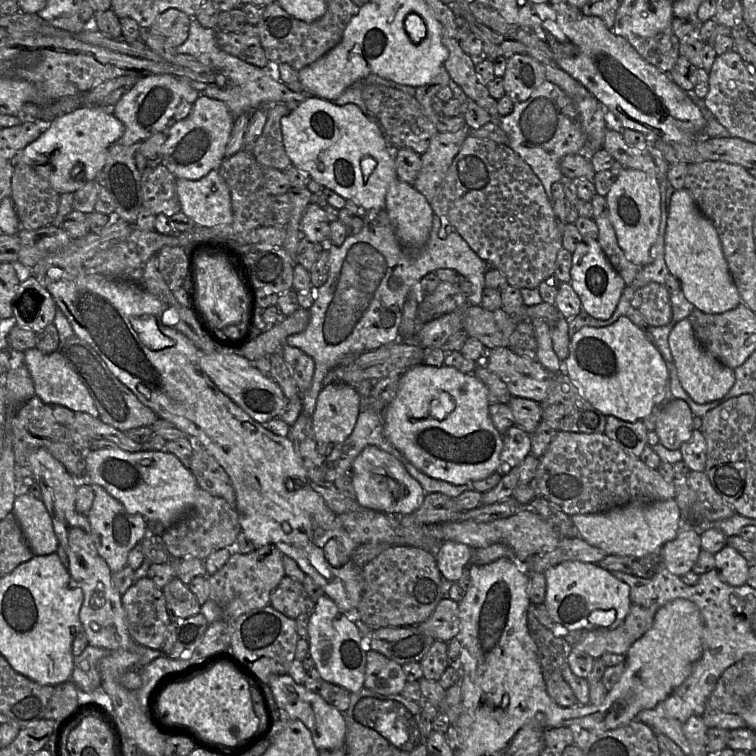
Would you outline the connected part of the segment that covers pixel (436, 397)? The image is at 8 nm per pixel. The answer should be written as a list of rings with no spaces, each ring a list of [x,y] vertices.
[[[425,364],[416,365],[401,376],[397,395],[383,412],[383,432],[389,442],[398,449],[406,459],[415,468],[427,476],[453,485],[471,484],[474,481],[484,479],[492,473],[502,470],[504,467],[500,459],[500,454],[503,448],[503,435],[495,428],[489,415],[489,407],[488,389],[478,378],[474,376],[474,374],[465,374],[454,367],[448,366],[435,367],[427,366]]]

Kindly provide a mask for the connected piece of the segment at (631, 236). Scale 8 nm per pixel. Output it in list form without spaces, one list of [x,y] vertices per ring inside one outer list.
[[[625,168],[616,177],[605,198],[618,244],[625,257],[639,266],[650,264],[651,248],[658,238],[661,218],[661,194],[658,180],[646,172]]]

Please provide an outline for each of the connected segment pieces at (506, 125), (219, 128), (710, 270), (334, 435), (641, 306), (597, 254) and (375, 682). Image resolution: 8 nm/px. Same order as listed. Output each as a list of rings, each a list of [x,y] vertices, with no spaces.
[[[545,80],[526,101],[515,103],[514,109],[509,115],[501,116],[498,119],[498,124],[507,134],[507,145],[532,168],[542,182],[547,197],[553,205],[555,199],[553,198],[552,185],[564,177],[560,170],[561,159],[569,154],[581,154],[586,140],[579,114],[572,100],[557,85]]]
[[[200,94],[189,115],[173,123],[162,147],[162,164],[177,179],[199,180],[211,170],[218,169],[225,159],[235,117],[220,100]]]
[[[686,189],[675,190],[668,207],[665,262],[669,272],[680,282],[684,296],[696,309],[717,314],[741,304],[716,228],[699,211],[691,193]]]
[[[327,383],[317,397],[312,428],[317,443],[338,444],[352,433],[361,411],[361,396],[345,383]]]
[[[650,282],[640,287],[632,297],[631,306],[650,326],[665,326],[672,320],[670,293],[664,284]]]
[[[598,240],[582,241],[577,245],[573,252],[570,274],[570,284],[581,301],[582,309],[595,319],[608,320],[613,315],[626,284],[610,264]]]
[[[368,649],[364,687],[381,695],[399,695],[407,683],[403,668],[383,654]]]

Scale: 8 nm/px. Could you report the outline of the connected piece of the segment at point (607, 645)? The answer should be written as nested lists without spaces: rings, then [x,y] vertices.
[[[631,603],[627,617],[617,628],[613,630],[589,630],[587,636],[580,642],[573,645],[570,645],[568,642],[566,644],[569,649],[574,647],[584,651],[594,659],[600,658],[607,652],[626,655],[633,643],[640,639],[652,627],[658,609],[656,607],[644,607]]]

